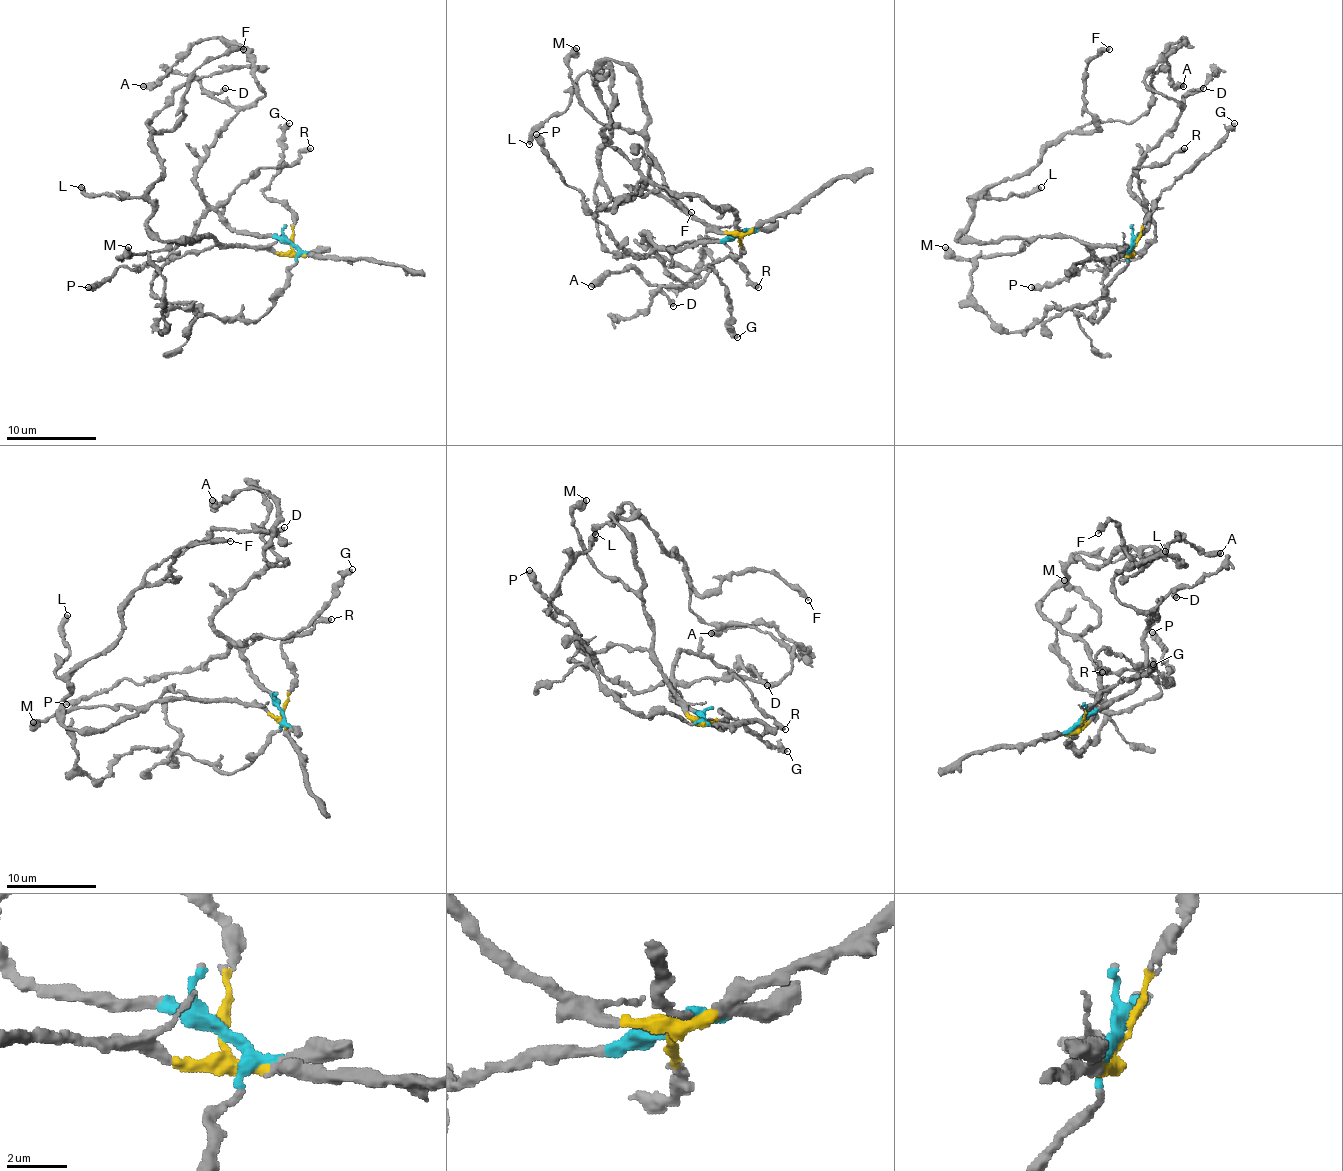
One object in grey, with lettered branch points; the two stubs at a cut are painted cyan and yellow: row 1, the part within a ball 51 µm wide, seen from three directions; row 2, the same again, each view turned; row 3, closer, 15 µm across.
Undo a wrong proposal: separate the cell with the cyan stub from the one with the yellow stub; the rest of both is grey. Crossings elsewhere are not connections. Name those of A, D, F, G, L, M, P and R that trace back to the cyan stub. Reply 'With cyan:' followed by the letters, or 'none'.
With cyan: A, D, P, R

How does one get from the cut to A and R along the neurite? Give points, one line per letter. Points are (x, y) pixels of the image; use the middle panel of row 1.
A: (739, 237), (662, 250), (644, 234), (682, 282), (712, 266), (705, 248), (678, 286), (633, 268), (590, 286)
R: (739, 237), (685, 246), (671, 252), (669, 250), (718, 239), (734, 261), (759, 286)

